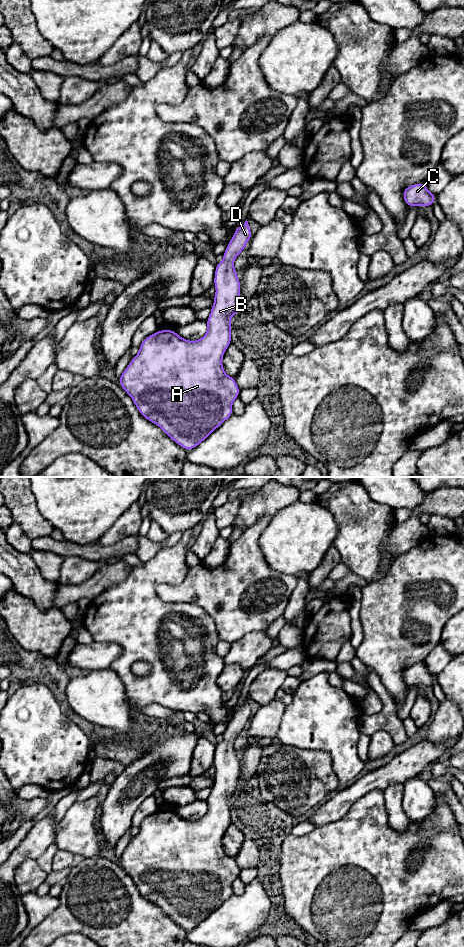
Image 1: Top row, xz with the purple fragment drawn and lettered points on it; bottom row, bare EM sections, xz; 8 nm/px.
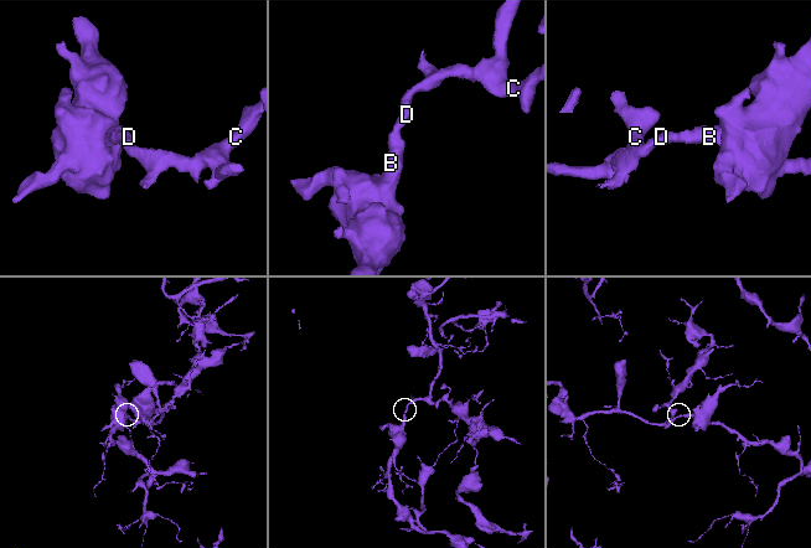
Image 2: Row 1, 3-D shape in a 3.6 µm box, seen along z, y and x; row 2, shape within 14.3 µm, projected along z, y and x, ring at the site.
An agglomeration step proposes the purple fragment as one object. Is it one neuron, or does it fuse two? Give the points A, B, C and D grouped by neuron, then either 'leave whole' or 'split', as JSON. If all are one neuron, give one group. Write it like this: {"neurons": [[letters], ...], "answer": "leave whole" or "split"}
{"neurons": [["A", "B", "C", "D"]], "answer": "leave whole"}

